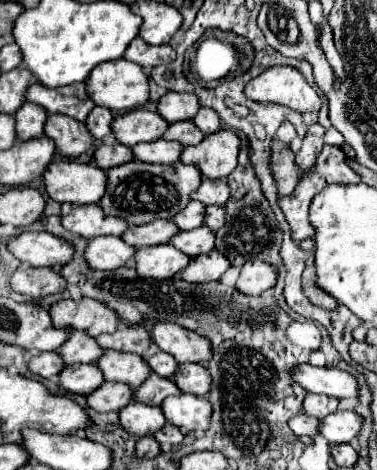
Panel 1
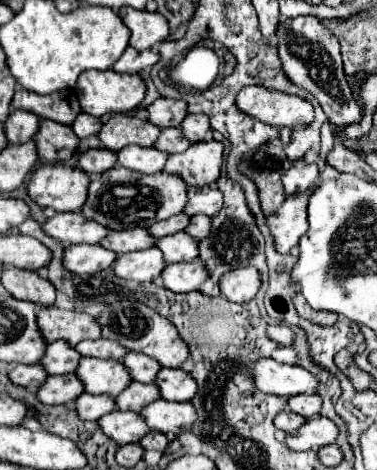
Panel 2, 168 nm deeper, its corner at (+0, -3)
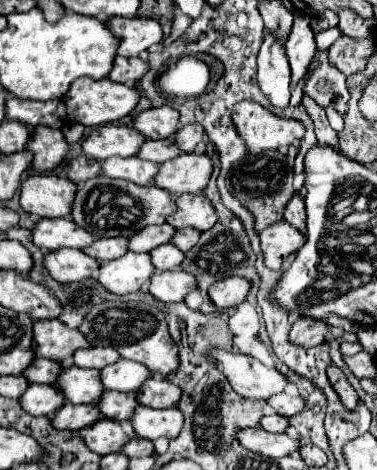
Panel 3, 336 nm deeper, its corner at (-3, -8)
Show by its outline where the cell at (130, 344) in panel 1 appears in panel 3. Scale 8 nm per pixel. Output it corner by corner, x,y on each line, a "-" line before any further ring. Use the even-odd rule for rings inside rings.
91,346
91,348
77,350
73,354
73,364
81,366
81,368
97,368
97,370
101,370
101,368
113,364
117,358
119,358
119,354
113,348
101,348
101,346
93,348

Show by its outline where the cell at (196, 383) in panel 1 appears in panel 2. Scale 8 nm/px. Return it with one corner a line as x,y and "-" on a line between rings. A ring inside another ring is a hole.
160,369
156,385
166,401
190,401
198,393
198,383
182,369

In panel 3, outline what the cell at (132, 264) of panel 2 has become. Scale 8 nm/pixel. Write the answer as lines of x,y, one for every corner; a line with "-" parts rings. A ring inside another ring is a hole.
127,252
121,258
103,262
99,266
97,282
111,294
129,294
143,288
153,274
153,264
149,262
149,254

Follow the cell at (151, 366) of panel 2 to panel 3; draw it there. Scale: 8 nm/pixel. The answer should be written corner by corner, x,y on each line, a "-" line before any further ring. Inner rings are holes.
119,358
115,364
109,364
101,370
101,384
105,386
105,390
135,392
149,376
151,372
143,364

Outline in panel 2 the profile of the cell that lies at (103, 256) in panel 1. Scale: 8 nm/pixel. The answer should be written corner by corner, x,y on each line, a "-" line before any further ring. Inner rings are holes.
72,245
64,251
64,265
72,273
98,273
116,261
116,253
100,245

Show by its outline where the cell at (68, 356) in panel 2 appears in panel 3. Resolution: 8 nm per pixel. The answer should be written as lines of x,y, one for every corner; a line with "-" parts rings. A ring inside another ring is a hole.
35,358
29,368
25,368
23,376
31,382
31,384
53,384
53,376
57,376
57,372
61,370
59,364
53,364
53,360
45,360
45,358

